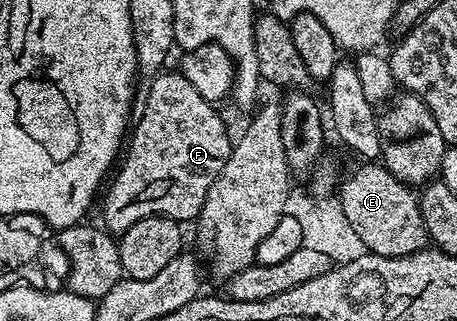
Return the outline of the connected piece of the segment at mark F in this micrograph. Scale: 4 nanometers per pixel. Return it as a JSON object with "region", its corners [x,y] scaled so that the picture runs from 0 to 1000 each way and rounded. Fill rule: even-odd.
{"region":[[[357,221],[335,243],[326,255],[326,265],[324,290],[322,296],[315,296],[315,346],[302,355],[300,371],[291,386],[269,495],[252,536],[252,545],[256,545],[249,558],[247,551],[243,555],[243,564],[239,567],[239,576],[243,576],[241,583],[239,576],[234,579],[234,589],[230,592],[230,601],[234,601],[232,607],[228,601],[223,614],[223,623],[228,620],[223,639],[225,710],[232,713],[236,726],[258,738],[265,735],[280,707],[289,707],[291,695],[304,692],[306,682],[315,679],[372,676],[392,695],[409,695],[407,688],[411,685],[416,685],[416,692],[427,685],[433,664],[442,654],[446,620],[453,617],[464,570],[479,551],[479,539],[488,530],[490,508],[497,505],[499,483],[510,464],[508,427],[501,427],[484,364],[470,343],[475,336],[462,318],[451,315],[446,302],[429,283],[429,271],[420,268],[420,259],[411,255],[411,246],[403,246],[394,221],[381,221],[381,227]]]}

